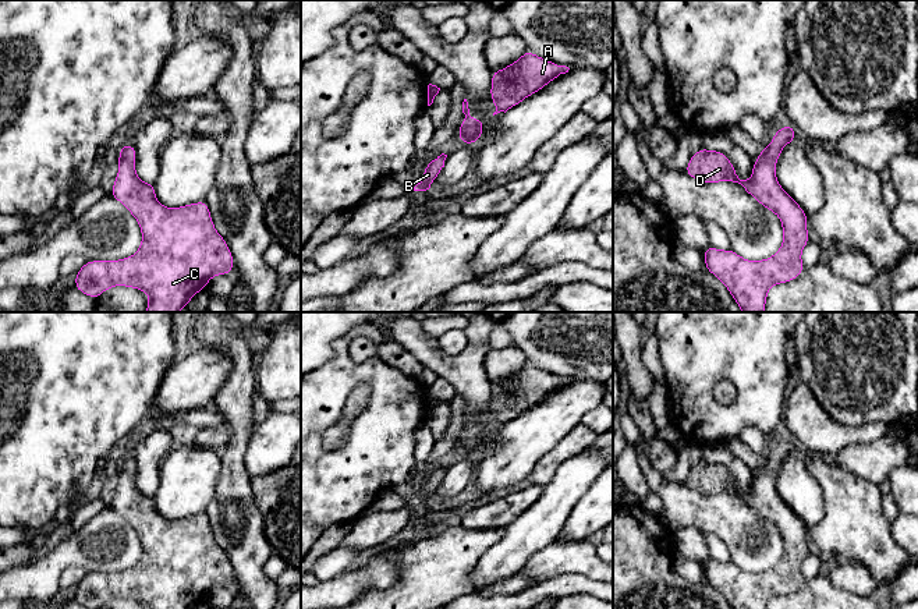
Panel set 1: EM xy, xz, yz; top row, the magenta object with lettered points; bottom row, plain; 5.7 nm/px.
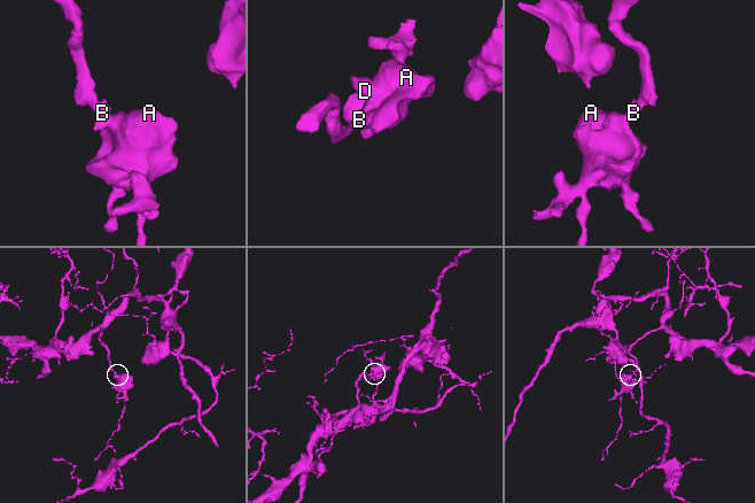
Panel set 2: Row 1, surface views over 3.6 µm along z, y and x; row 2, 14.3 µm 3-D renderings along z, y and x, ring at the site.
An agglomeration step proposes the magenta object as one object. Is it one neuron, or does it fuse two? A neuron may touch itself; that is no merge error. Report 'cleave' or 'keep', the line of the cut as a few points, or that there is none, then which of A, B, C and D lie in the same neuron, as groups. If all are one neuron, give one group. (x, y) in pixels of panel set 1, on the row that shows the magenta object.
keep; no cut; A B C D

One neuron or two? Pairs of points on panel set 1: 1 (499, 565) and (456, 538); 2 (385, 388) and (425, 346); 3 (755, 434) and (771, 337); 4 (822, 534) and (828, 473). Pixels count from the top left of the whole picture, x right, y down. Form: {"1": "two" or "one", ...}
{"1": "two", "2": "two", "3": "two", "4": "one"}

